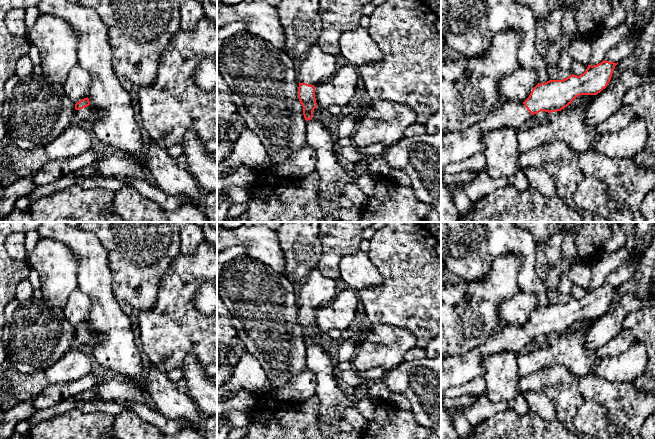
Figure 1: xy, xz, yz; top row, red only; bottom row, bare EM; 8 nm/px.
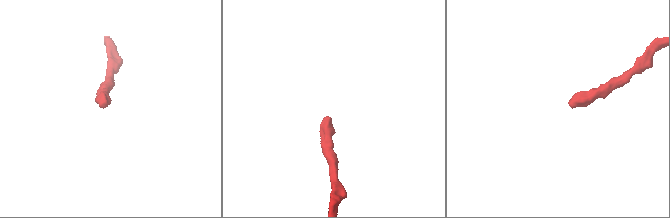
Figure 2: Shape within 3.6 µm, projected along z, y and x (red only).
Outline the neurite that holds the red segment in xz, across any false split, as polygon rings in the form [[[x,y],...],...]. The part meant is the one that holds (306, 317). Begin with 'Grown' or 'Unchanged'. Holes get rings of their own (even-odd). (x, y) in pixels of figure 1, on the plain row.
Grown. [[[317,268],[311,270],[297,286],[298,322],[306,345],[313,342],[313,335],[317,331],[315,310],[331,302],[337,292],[336,279],[325,277]]]

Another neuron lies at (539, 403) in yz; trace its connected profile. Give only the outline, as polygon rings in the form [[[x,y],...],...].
[[[527,391],[523,394],[530,411],[537,414],[543,420],[552,422],[557,418],[553,402],[543,392]]]

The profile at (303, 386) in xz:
[[[306,367],[292,378],[288,385],[275,388],[272,395],[277,400],[286,403],[304,401],[315,395],[316,385],[316,376]]]

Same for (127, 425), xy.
[[[126,408],[115,417],[110,434],[115,439],[164,439],[164,434],[159,429]]]

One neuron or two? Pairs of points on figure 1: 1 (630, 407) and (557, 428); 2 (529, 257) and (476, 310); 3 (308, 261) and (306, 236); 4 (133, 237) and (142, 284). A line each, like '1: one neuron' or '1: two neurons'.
1: two neurons
2: two neurons
3: one neuron
4: one neuron

